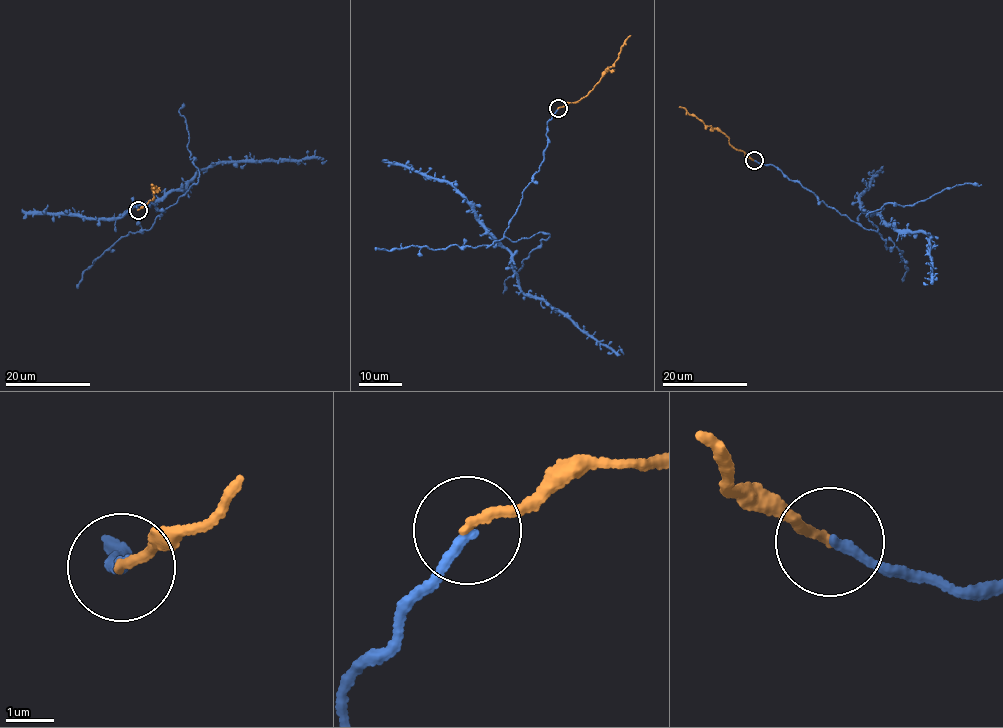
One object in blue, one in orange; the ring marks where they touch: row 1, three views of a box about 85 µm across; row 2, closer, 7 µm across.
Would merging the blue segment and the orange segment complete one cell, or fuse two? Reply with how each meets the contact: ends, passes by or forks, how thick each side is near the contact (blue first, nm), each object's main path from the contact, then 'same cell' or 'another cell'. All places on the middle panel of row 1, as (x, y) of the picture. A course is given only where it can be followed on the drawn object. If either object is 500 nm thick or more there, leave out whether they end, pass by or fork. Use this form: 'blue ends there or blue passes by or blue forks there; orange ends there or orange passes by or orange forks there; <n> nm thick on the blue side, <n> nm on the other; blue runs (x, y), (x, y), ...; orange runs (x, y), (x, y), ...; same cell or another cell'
blue ends there; orange ends there; 200 nm thick on the blue side, 200 nm on the other; blue runs (558, 109), (547, 123), (543, 162), (499, 244), (511, 255), (521, 291), (541, 298), (624, 354); orange runs (558, 108), (578, 101), (588, 93), (602, 73), (613, 65), (620, 47), (631, 35); same cell

